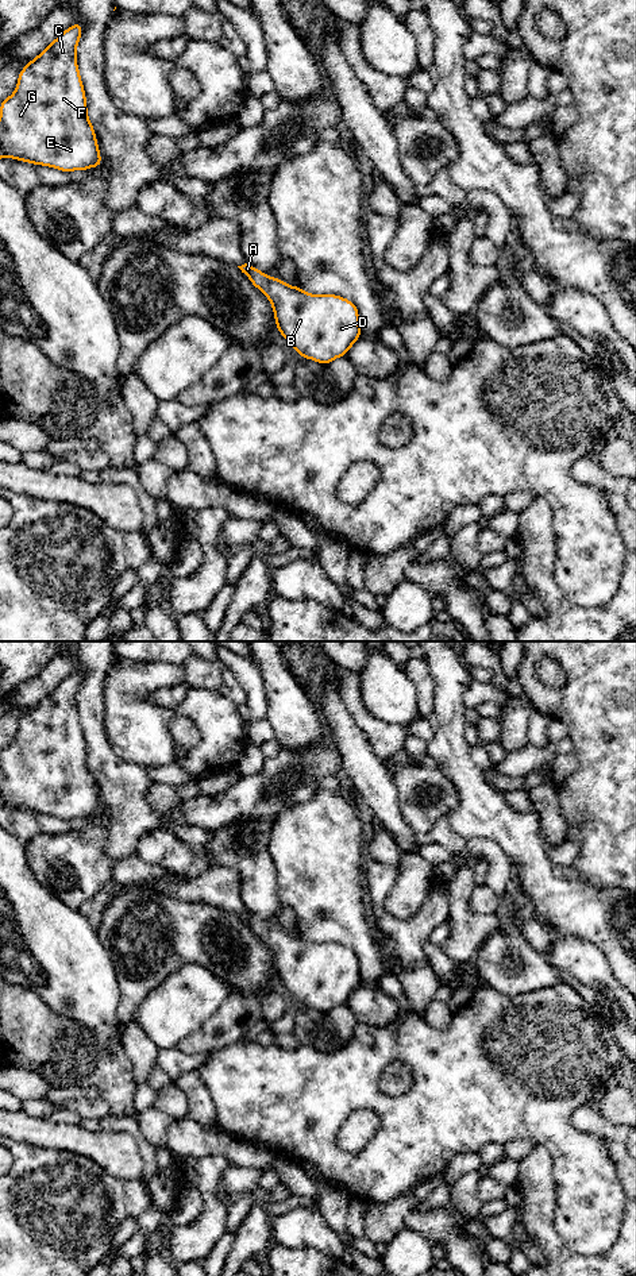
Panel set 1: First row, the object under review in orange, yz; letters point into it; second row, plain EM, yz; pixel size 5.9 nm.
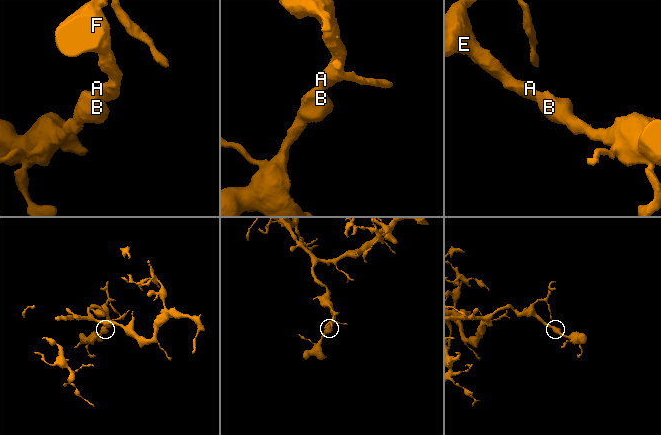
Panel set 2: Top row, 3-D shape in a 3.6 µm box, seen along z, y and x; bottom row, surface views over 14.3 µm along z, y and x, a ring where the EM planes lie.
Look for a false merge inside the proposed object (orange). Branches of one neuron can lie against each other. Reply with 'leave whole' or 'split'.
leave whole

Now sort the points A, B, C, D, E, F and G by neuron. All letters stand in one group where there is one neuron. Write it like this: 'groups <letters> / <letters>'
groups A B C D E F G

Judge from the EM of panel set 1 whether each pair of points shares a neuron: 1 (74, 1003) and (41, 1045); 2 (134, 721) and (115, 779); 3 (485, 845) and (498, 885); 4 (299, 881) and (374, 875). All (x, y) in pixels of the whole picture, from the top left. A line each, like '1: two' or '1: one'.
1: two
2: two
3: one
4: two

